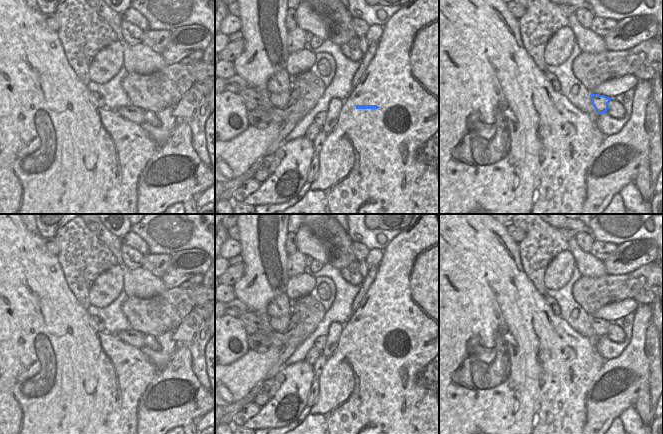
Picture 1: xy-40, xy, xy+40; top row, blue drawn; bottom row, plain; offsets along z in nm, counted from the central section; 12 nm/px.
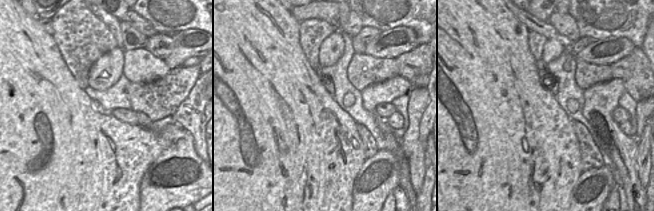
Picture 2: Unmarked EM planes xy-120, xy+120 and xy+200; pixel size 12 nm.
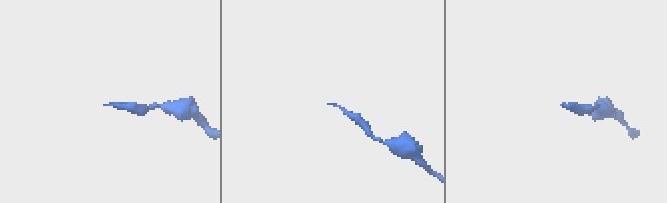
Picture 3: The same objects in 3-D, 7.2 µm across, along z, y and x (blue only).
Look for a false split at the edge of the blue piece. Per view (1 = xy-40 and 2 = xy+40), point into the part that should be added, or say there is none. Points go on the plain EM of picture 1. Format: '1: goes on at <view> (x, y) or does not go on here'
1: does not go on here
2: does not go on here

